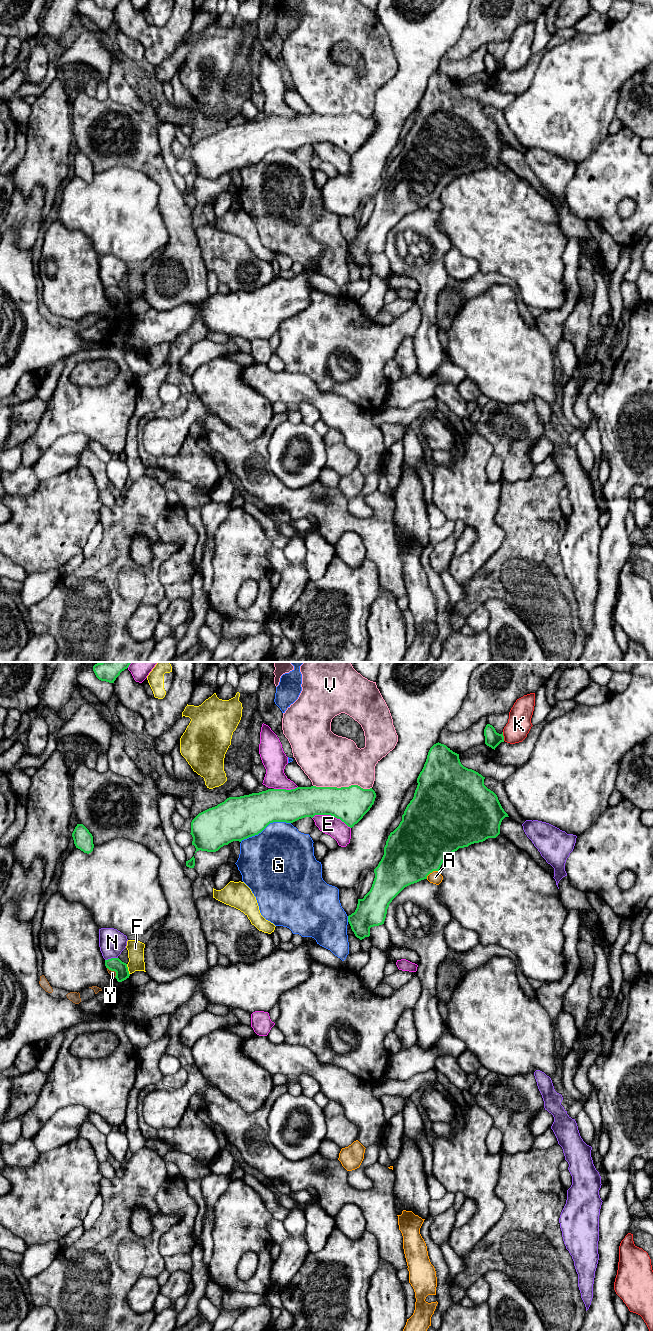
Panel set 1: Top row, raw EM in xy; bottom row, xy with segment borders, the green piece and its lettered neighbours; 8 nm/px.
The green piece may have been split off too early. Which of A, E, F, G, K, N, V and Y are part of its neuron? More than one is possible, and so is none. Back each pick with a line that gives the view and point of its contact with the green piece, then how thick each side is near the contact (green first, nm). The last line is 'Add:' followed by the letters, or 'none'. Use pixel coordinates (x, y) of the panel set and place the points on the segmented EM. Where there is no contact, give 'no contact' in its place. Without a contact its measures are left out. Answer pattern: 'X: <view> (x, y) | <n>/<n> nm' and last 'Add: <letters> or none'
Add: none

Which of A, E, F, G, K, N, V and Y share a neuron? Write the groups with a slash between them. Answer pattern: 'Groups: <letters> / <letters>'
Groups: A / E / F / G / K / N / V / Y

